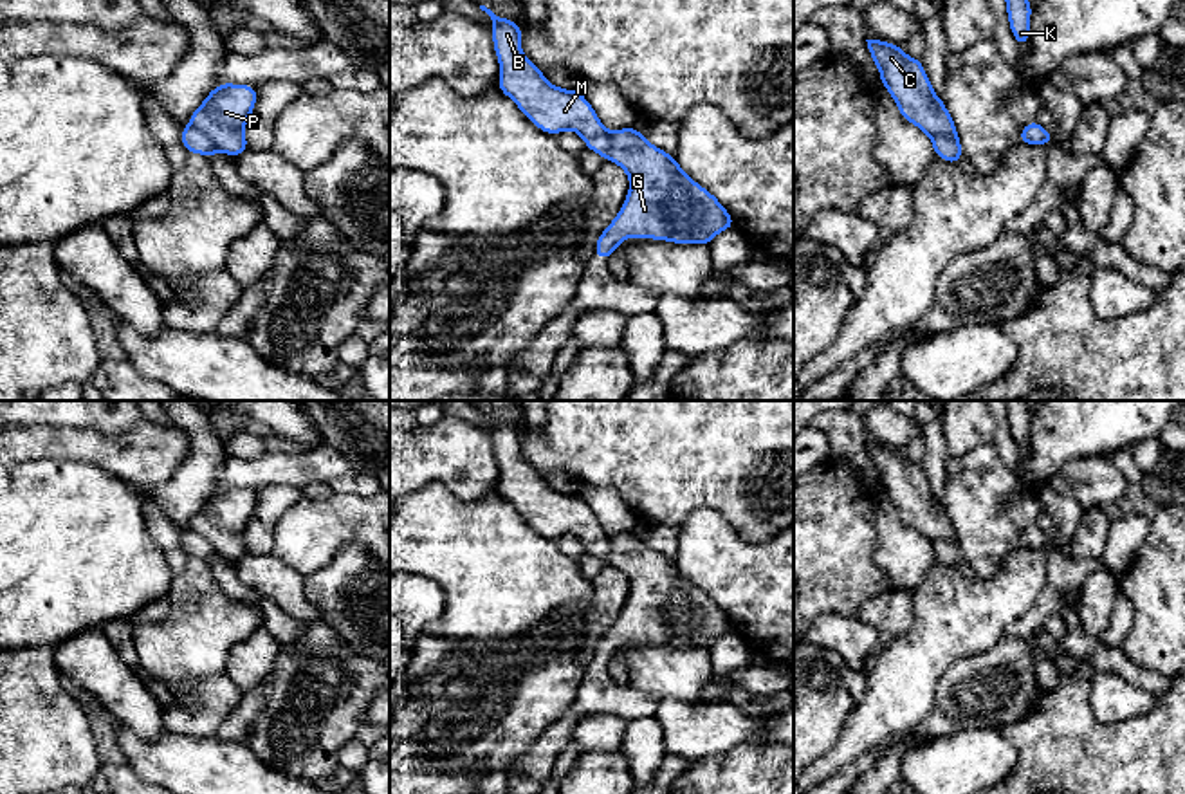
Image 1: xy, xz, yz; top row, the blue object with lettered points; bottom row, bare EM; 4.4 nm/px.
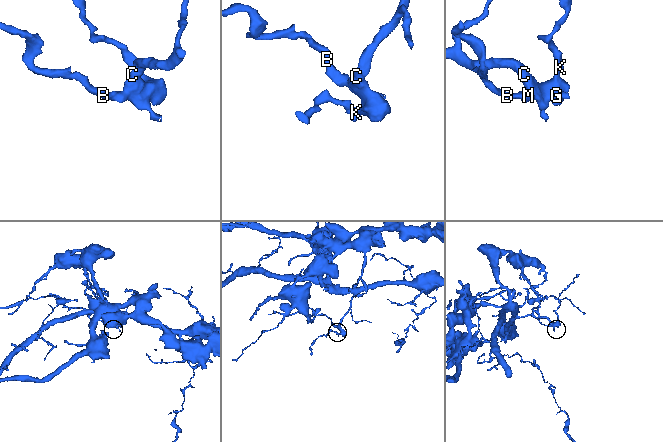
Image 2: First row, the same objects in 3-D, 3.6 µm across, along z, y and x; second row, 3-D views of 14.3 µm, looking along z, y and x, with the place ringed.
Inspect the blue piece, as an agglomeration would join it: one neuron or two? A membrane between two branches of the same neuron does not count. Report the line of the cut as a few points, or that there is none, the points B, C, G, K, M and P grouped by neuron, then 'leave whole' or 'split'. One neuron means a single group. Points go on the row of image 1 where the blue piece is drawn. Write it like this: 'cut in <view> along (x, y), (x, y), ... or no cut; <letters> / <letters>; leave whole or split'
no cut; B C G K M P; leave whole

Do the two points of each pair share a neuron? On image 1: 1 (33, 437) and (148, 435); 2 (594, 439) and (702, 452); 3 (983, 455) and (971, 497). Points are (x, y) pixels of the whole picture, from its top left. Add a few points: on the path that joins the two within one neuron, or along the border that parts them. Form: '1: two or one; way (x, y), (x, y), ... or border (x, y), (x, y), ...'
1: one; way (62, 443), (119, 453)
2: one; way (621, 439), (675, 439)
3: one; way (982, 466), (978, 470), (978, 486)

